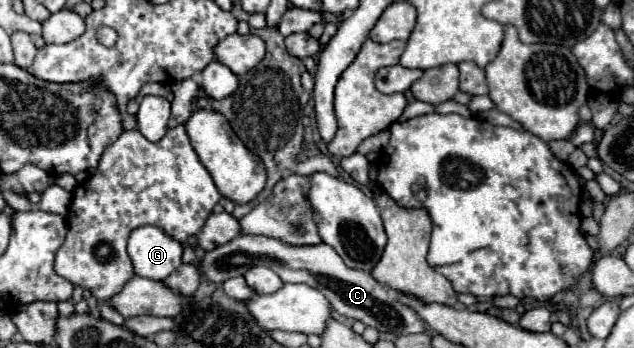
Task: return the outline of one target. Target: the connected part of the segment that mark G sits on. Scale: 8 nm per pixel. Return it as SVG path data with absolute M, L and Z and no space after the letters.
M144 225L130 233L128 255L136 275L158 281L164 281L182 265L180 241L154 225Z

